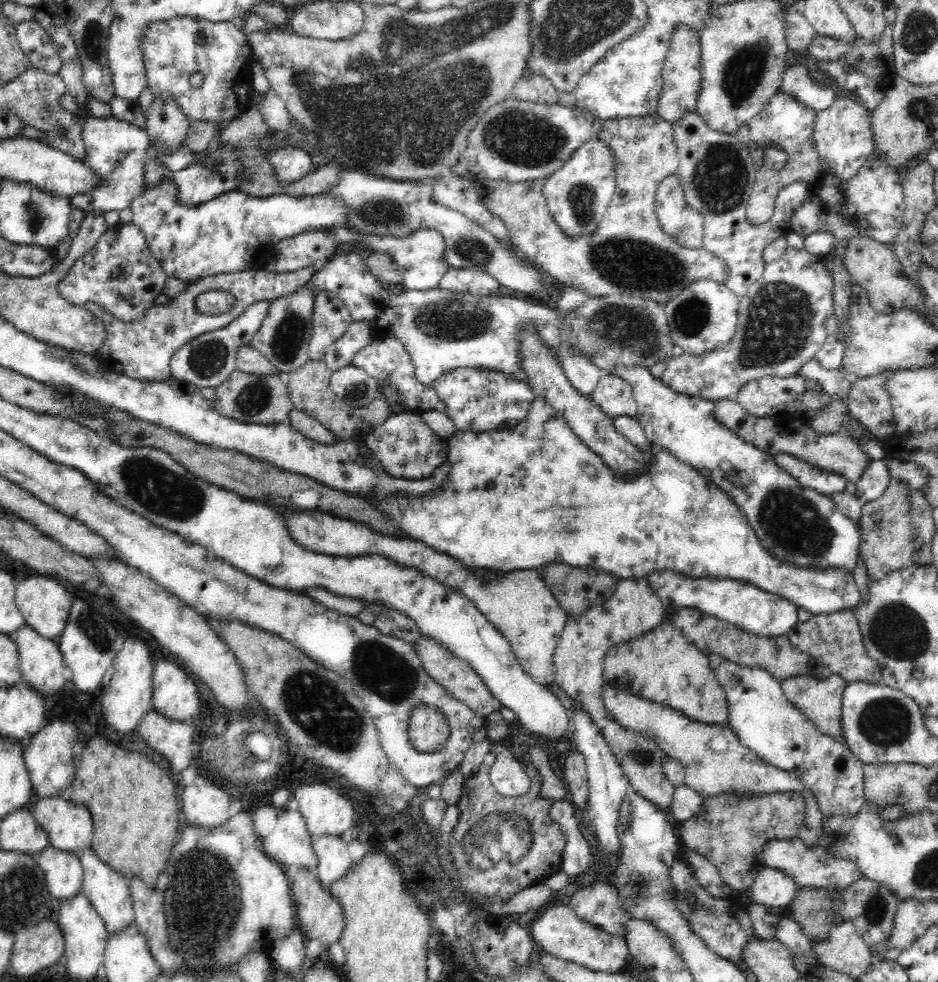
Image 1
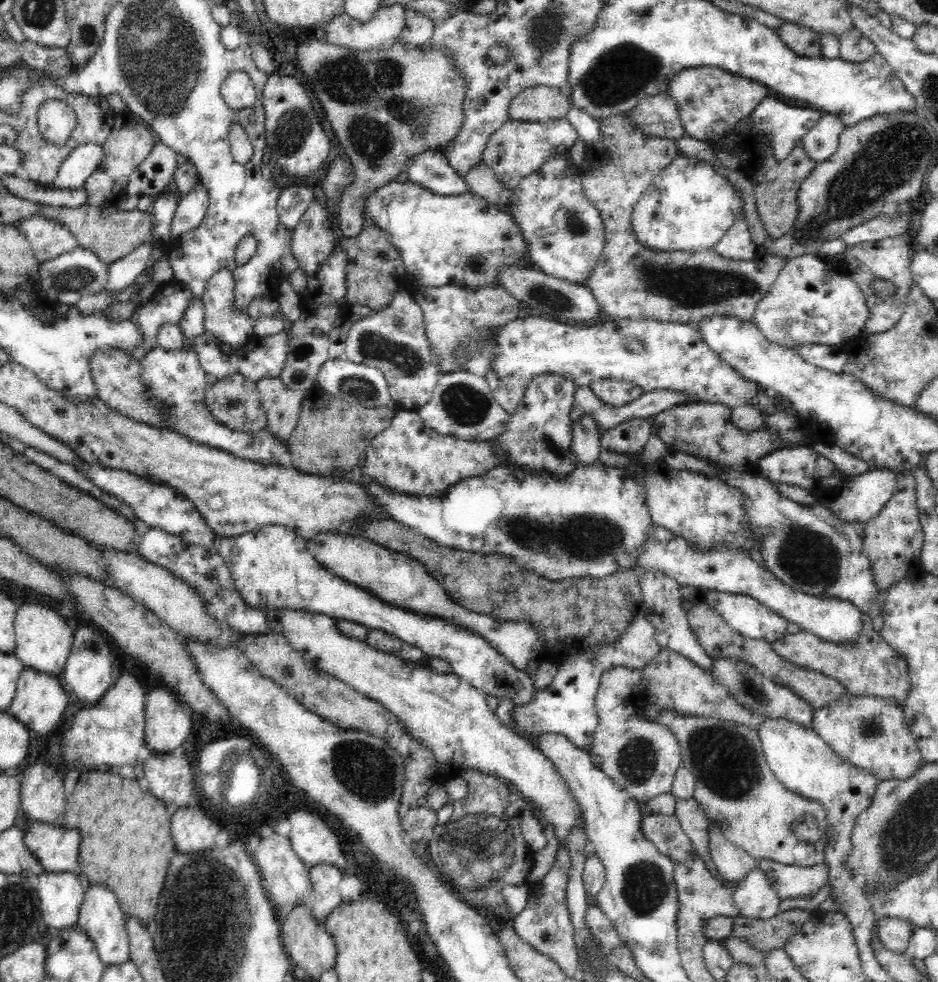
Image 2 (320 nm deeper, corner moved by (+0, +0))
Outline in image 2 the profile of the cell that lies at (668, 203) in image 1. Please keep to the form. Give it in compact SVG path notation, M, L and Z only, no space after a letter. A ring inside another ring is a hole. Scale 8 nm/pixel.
M680 154L656 176L631 212L634 239L650 251L714 249L736 219L744 217L741 192L706 160Z

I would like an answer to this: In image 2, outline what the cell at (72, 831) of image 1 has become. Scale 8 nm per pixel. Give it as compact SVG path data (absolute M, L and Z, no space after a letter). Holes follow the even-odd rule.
M36 821L24 833L24 844L44 873L82 874L78 866L78 830L62 830L62 826Z

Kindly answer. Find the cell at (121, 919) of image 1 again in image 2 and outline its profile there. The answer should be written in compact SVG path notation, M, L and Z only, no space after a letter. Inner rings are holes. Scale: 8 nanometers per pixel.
M90 886L85 892L85 900L79 910L79 919L76 926L95 945L98 958L104 966L121 965L129 961L129 941L125 929L127 919L118 905L116 896L102 888Z

